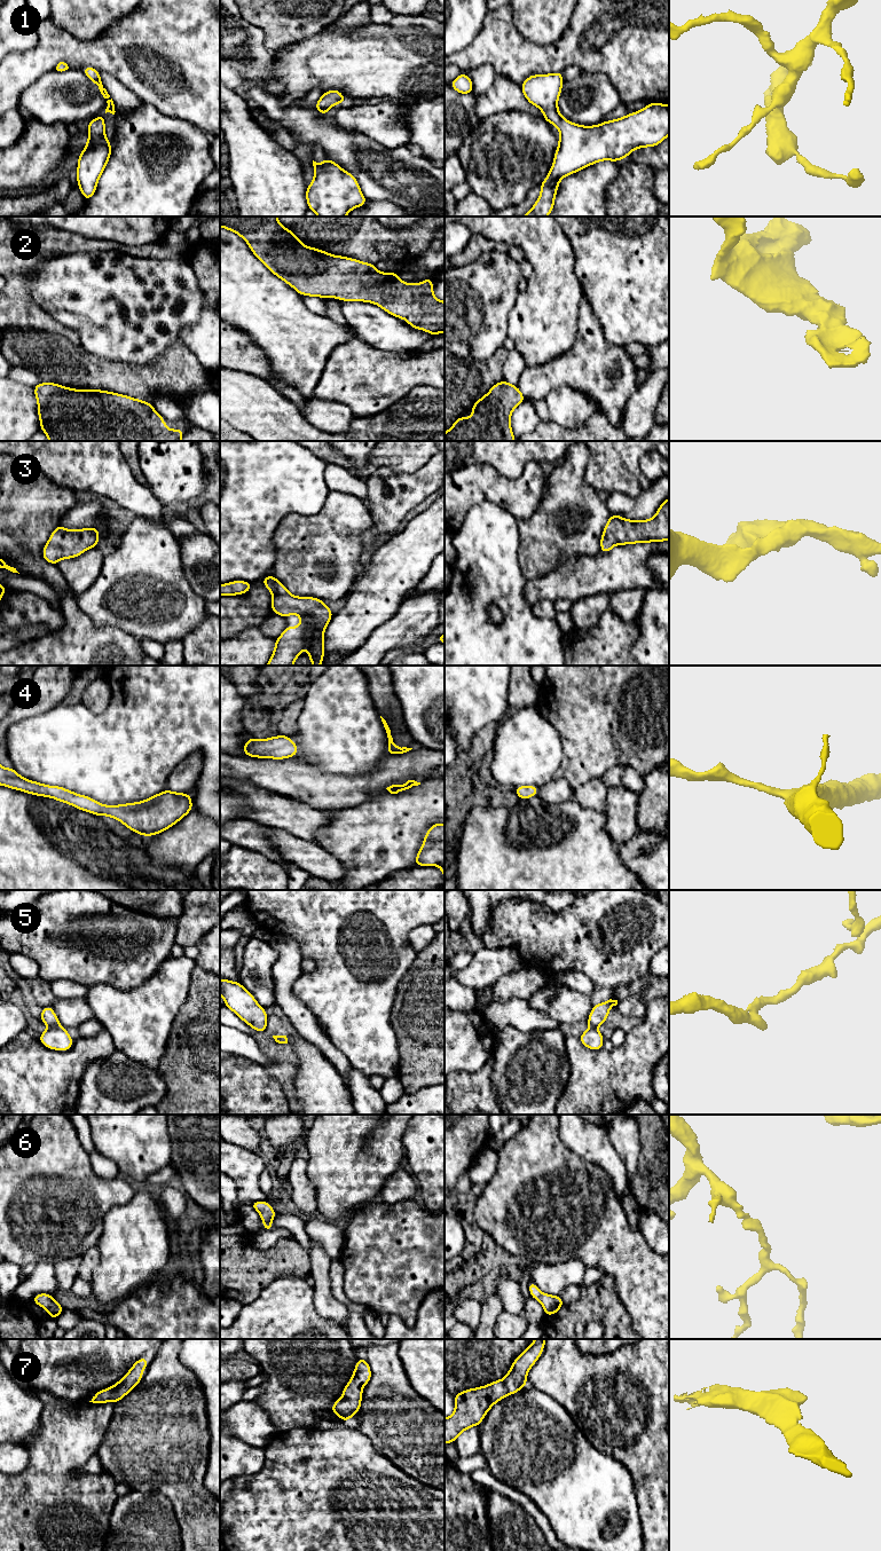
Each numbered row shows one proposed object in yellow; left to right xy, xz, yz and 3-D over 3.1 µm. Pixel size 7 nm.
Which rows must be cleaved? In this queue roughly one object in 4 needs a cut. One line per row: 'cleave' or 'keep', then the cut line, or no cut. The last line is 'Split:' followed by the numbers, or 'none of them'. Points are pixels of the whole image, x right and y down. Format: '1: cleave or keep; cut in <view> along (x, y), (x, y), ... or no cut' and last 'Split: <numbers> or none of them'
1: keep; no cut
2: keep; no cut
3: keep; no cut
4: keep; no cut
5: keep; no cut
6: keep; no cut
7: keep; no cut
Split: none of them

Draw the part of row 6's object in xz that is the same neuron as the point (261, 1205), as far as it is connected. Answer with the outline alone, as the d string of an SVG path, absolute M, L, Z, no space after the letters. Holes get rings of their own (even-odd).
M260 1200L260 1202L252 1202L250 1206L260 1213L260 1218L263 1222L263 1230L266 1231L273 1230L272 1221L277 1213L272 1207L272 1205L269 1205L265 1200Z

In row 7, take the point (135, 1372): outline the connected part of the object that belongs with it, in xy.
M148 1357L139 1359L129 1371L115 1385L94 1394L89 1402L105 1403L120 1401L127 1395L142 1379L142 1371L149 1364Z

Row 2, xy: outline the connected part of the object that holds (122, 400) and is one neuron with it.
M54 383L33 386L40 426L49 441L181 441L184 432L168 430L152 404L101 389L73 389Z

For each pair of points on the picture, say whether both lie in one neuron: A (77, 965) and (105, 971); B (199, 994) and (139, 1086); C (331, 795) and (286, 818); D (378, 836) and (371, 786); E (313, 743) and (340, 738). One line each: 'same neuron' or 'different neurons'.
A: same neuron
B: different neurons
C: different neurons
D: different neurons
E: same neuron

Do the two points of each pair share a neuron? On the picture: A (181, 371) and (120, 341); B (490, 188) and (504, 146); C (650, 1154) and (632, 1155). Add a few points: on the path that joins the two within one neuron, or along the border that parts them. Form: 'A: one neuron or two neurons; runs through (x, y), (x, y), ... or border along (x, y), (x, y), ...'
A: two neurons; border along (177, 341), (154, 360), (143, 364), (130, 363)
B: one neuron; runs through (501, 178), (504, 156)
C: two neurons; border along (639, 1127), (640, 1156)

